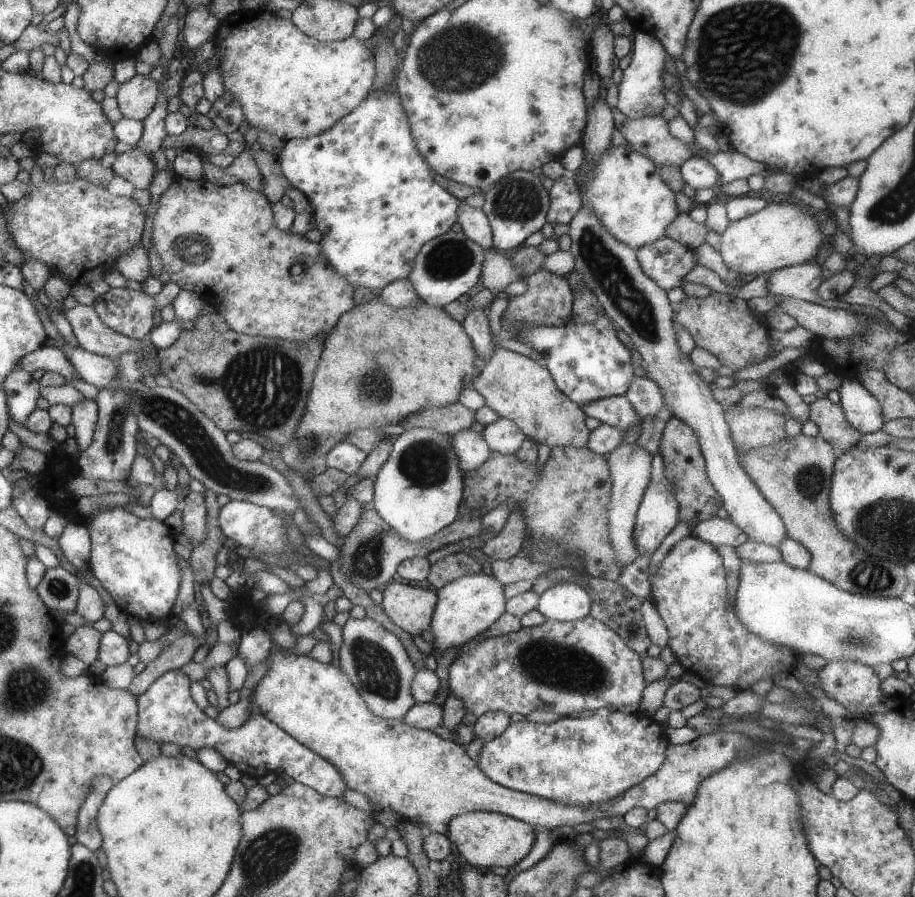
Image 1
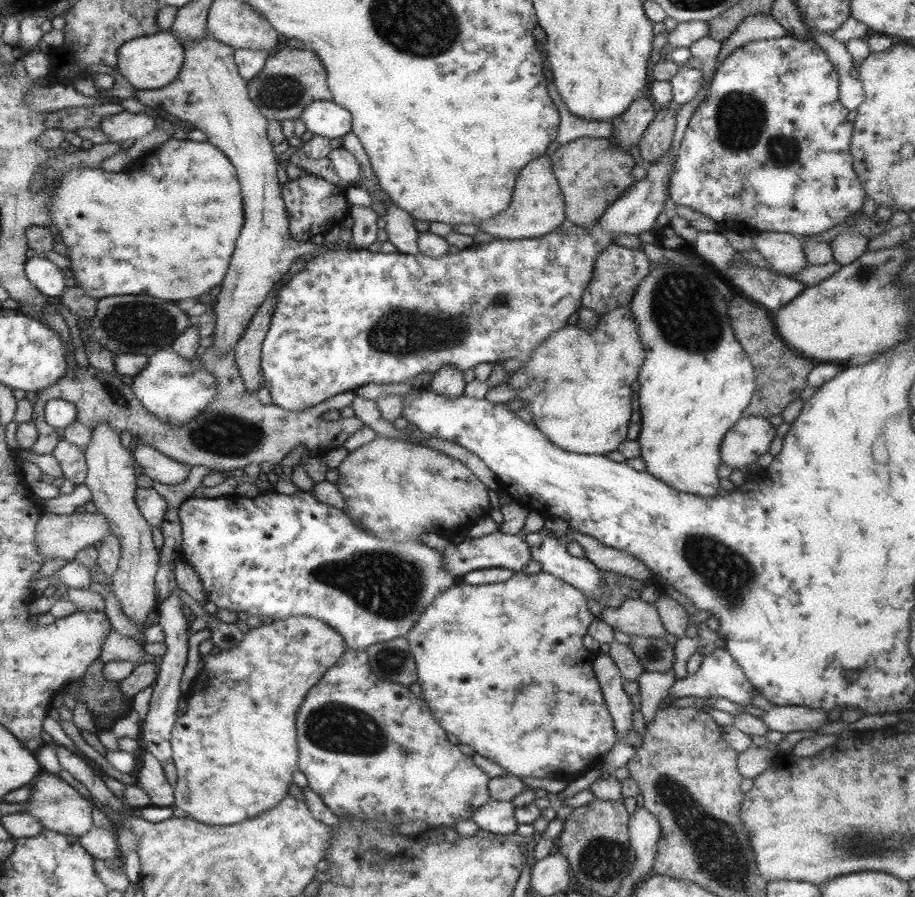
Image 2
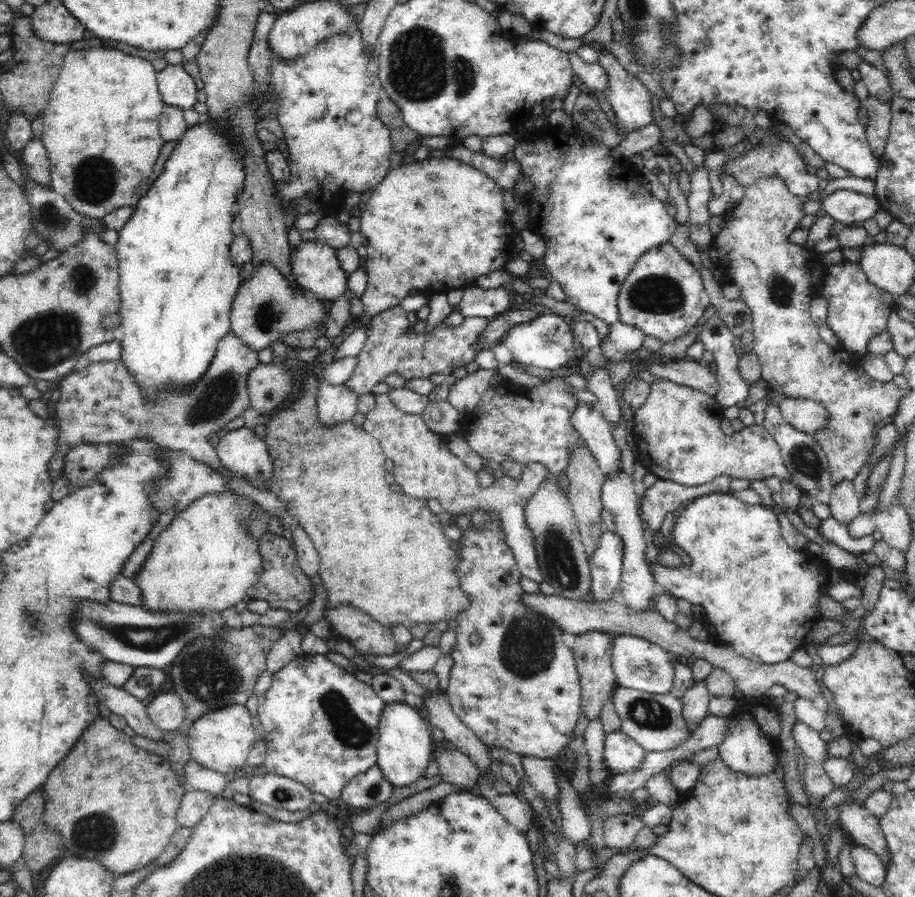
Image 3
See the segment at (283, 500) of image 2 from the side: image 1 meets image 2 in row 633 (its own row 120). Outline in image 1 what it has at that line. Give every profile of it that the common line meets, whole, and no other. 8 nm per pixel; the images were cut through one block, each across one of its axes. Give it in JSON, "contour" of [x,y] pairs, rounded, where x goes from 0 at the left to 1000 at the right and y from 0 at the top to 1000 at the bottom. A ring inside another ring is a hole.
{"contour":[[[456,20],[449,25],[449,29],[443,33],[447,38],[440,40],[440,51],[434,56],[432,78],[419,94],[408,94],[388,123],[375,127],[375,132],[364,136],[346,152],[309,156],[305,172],[301,172],[307,196],[318,205],[318,210],[327,212],[340,230],[338,247],[342,250],[342,256],[351,259],[349,274],[353,285],[362,294],[364,303],[375,308],[388,323],[399,321],[405,326],[416,326],[427,314],[445,312],[454,299],[458,279],[473,265],[491,259],[502,243],[502,232],[506,230],[499,219],[491,216],[482,205],[475,203],[475,192],[464,174],[458,172],[454,152],[449,152],[449,134],[445,132],[440,111],[436,107],[434,87],[440,62],[454,31],[462,22],[464,20]]]}

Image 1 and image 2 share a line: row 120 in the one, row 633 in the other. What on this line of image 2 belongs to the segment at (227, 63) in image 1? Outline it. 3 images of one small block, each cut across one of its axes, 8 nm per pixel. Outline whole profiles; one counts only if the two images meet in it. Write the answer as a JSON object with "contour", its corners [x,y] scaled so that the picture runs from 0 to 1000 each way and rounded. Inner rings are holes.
{"contour":[[[322,687],[322,689],[314,689],[314,691],[303,691],[296,693],[294,698],[283,698],[272,702],[263,718],[259,722],[252,725],[242,725],[237,731],[224,731],[222,736],[222,747],[213,754],[213,760],[209,763],[207,771],[204,771],[204,792],[200,798],[196,798],[191,803],[191,809],[187,814],[187,849],[193,858],[193,872],[189,876],[191,883],[191,901],[198,901],[204,912],[209,912],[211,916],[217,919],[226,919],[226,921],[255,921],[255,919],[266,919],[263,914],[274,914],[279,910],[285,910],[287,905],[292,905],[294,901],[298,901],[301,896],[305,896],[311,887],[314,887],[314,878],[320,872],[320,863],[327,858],[325,849],[327,849],[327,832],[325,832],[325,814],[322,814],[322,803],[325,803],[325,792],[329,787],[329,783],[336,778],[336,774],[340,771],[340,767],[344,767],[344,763],[349,763],[349,758],[353,758],[355,749],[362,747],[366,742],[366,738],[379,727],[377,722],[377,713],[373,711],[373,707],[368,707],[366,702],[362,702],[362,698],[355,698],[353,693],[344,691],[344,689],[336,689],[336,687]]]}

